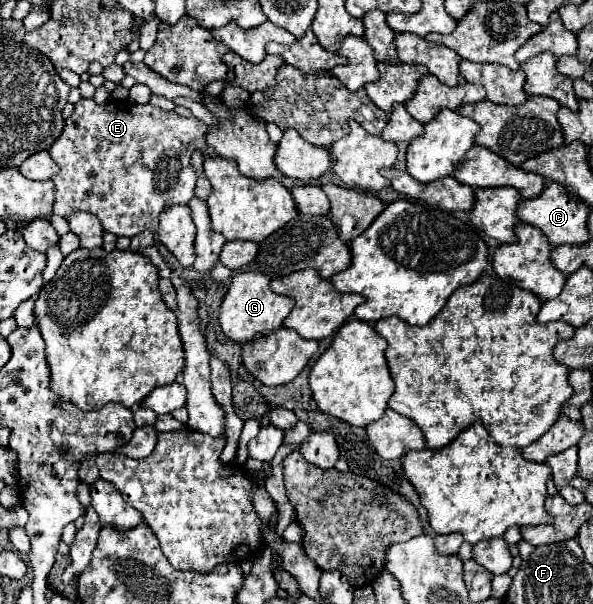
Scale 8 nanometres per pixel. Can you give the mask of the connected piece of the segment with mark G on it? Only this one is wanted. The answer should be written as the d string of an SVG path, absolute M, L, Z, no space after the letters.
M234 273L228 293L220 305L220 327L226 337L244 343L258 333L270 333L282 327L282 321L290 315L294 301L286 295L278 295L270 289L268 277L262 273Z

